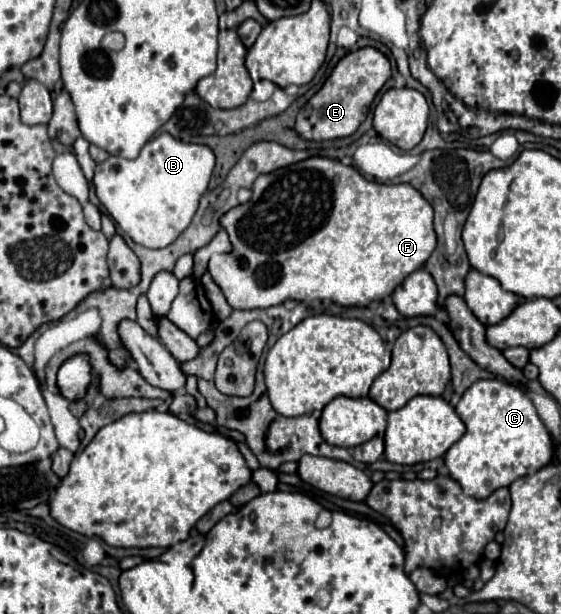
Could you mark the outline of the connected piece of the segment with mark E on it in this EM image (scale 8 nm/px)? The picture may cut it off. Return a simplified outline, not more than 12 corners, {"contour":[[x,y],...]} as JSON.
{"contour":[[363,47],[299,111],[307,141],[353,135],[391,65]]}

